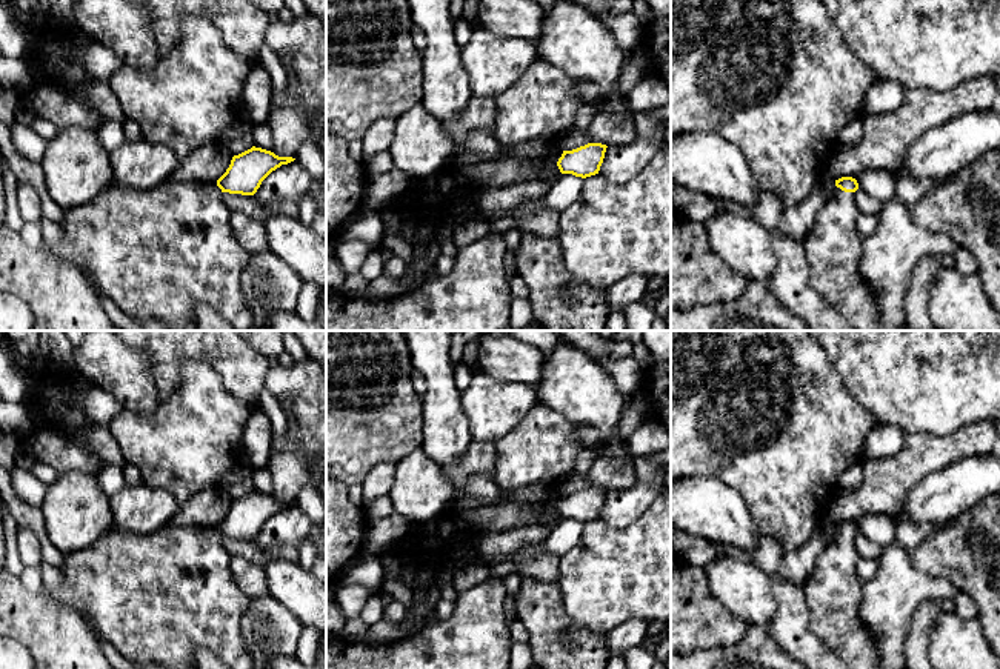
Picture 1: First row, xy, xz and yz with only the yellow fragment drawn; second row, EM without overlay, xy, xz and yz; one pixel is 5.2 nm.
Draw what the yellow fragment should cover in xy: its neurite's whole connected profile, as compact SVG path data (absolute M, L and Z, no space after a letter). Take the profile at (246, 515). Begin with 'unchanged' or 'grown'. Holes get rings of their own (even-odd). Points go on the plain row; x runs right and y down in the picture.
grown; M252 491L234 500L215 528L165 526L152 534L134 534L112 524L92 544L63 554L63 583L51 597L91 620L131 663L191 669L195 667L194 652L200 647L214 652L231 669L252 669L240 627L249 597L232 578L232 557L223 538L254 540L272 515L294 504Z

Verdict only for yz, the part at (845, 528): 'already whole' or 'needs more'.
needs more

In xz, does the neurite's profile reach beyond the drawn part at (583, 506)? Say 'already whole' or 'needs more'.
needs more

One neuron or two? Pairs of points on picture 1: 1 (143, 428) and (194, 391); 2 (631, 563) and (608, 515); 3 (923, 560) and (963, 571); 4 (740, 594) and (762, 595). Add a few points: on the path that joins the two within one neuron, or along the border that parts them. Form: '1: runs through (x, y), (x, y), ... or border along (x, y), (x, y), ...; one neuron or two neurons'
1: runs through (156, 429), (182, 403); one neuron
2: border along (645, 509), (622, 528), (606, 526), (597, 519); two neurons
3: runs through (933, 560), (954, 562); one neuron
4: runs through (745, 594), (757, 595); one neuron

